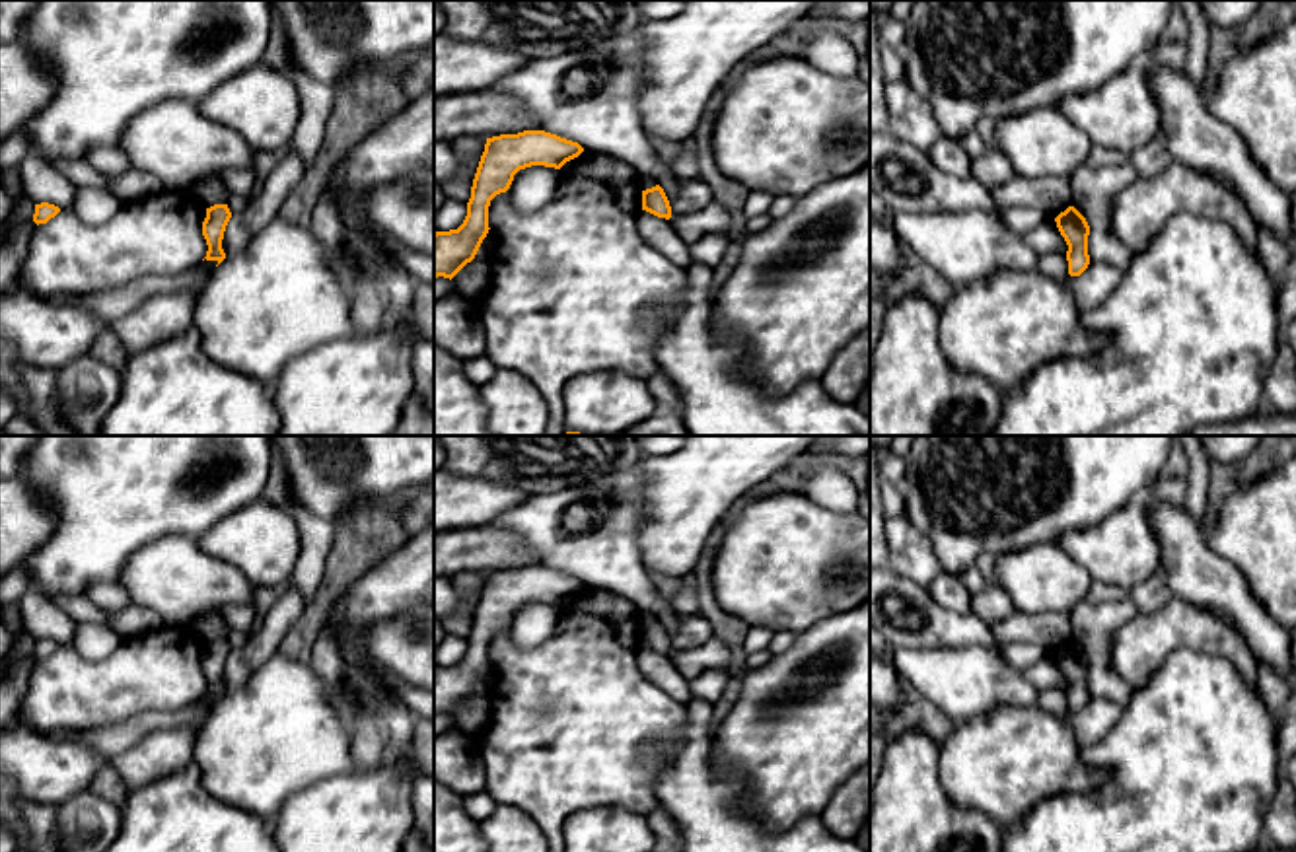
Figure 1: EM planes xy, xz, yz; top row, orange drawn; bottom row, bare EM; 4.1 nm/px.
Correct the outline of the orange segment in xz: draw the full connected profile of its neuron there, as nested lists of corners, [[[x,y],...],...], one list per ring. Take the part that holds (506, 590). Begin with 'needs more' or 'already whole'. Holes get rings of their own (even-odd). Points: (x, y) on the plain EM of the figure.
already whole | [[[523,566],[486,574],[463,659],[457,665],[434,669],[434,714],[444,712],[451,716],[475,694],[490,665],[490,636],[510,624],[520,605],[531,601],[560,605],[582,587],[584,584],[578,578],[545,566]]]

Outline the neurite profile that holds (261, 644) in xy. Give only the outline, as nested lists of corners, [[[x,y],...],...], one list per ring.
[[[288,584],[267,613],[263,626],[253,630],[239,650],[232,650],[222,675],[226,694],[247,683],[251,673],[276,654],[282,636],[302,613],[302,593],[294,584]]]

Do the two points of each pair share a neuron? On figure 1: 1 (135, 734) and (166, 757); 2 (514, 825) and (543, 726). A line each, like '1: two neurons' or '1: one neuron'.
1: two neurons
2: two neurons

